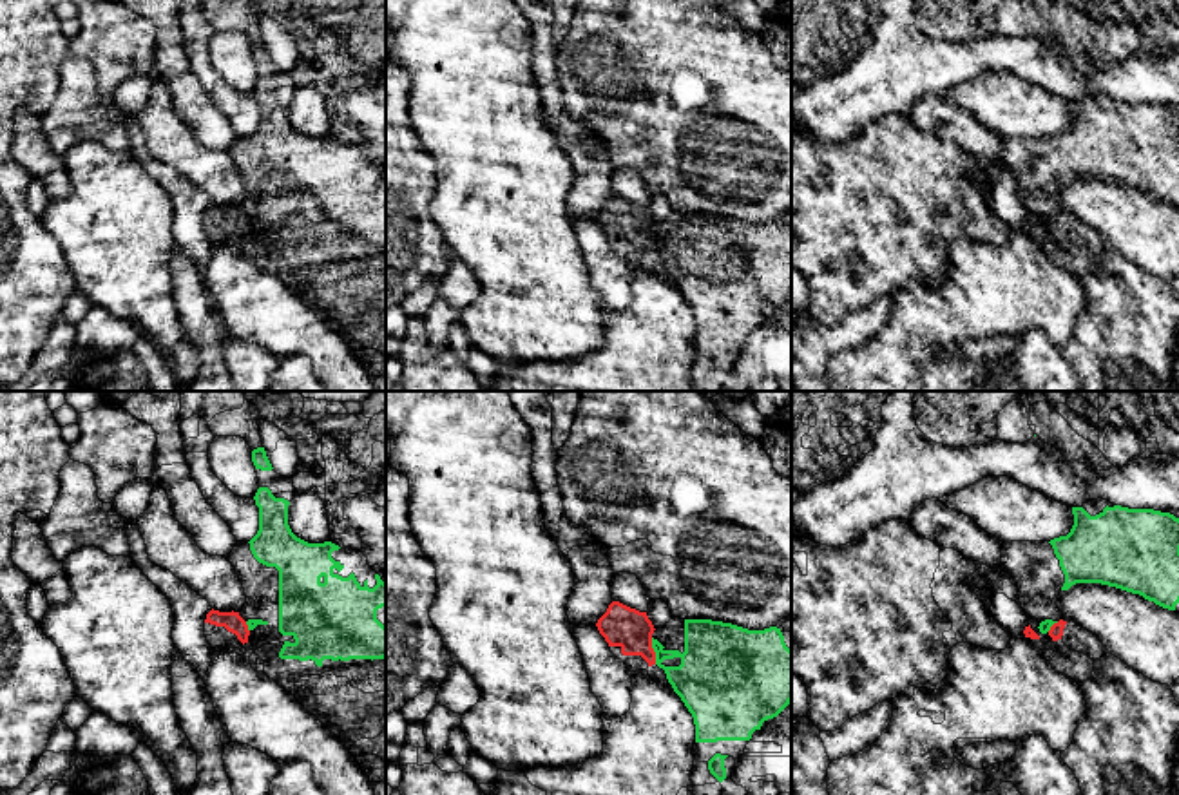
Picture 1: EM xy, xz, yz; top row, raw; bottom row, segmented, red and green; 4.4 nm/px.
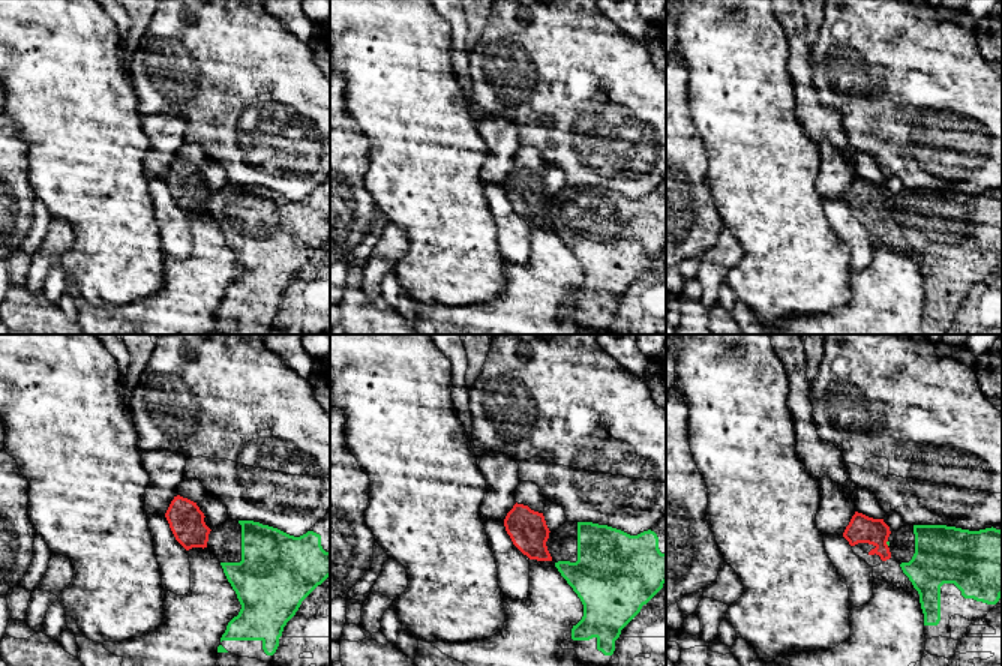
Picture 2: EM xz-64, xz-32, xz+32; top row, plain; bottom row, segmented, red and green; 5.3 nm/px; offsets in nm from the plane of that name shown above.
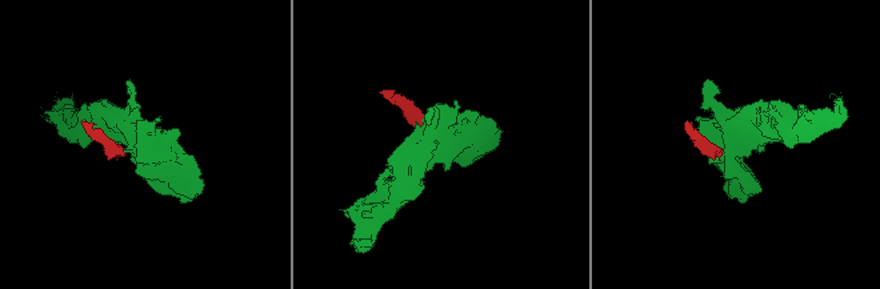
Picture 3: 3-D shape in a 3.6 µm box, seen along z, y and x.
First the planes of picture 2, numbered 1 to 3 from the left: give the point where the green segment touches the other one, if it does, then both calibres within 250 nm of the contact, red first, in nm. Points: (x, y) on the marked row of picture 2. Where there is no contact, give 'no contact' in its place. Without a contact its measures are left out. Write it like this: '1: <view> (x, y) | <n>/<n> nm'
1: no contact
2: no contact
3: xz+32 (885, 543) | 150/20 nm

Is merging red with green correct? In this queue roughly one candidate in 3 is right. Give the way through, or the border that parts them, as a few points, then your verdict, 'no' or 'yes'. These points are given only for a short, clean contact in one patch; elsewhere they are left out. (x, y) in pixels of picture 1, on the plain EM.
along xz (651, 232), (656, 258) | no

